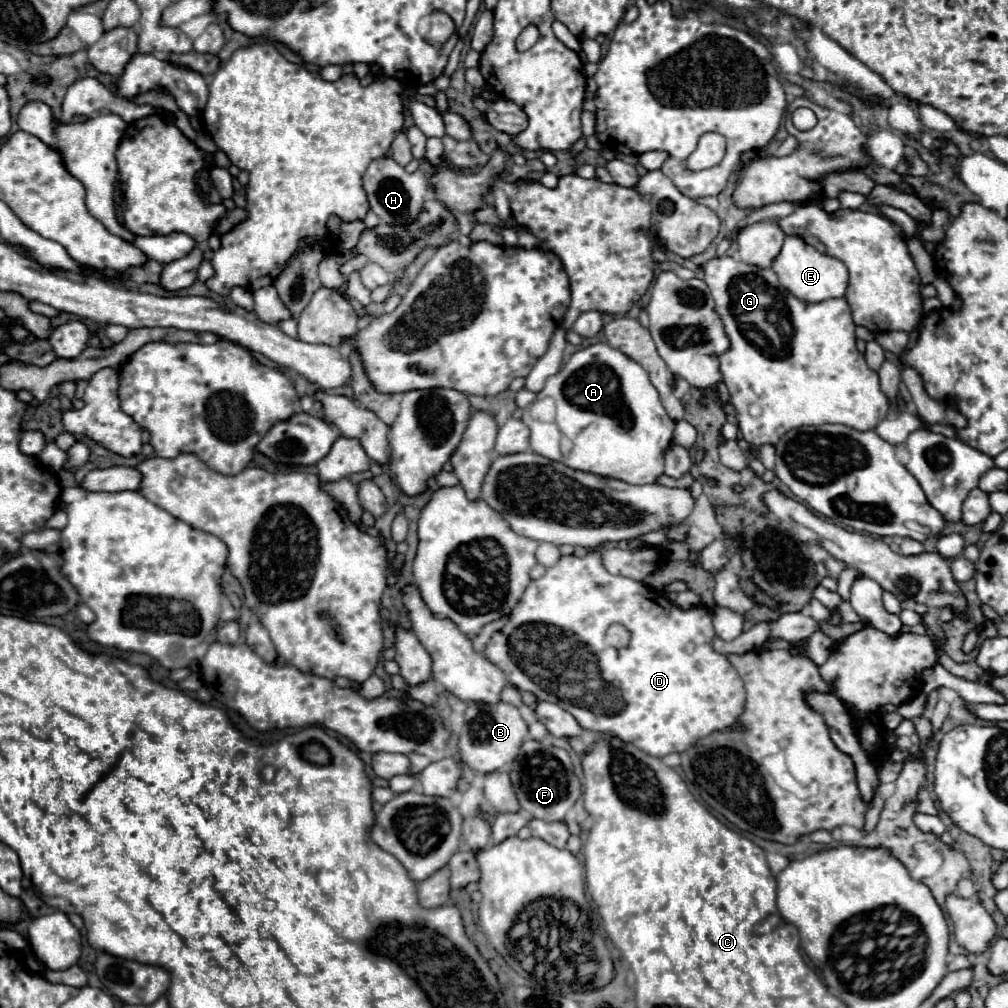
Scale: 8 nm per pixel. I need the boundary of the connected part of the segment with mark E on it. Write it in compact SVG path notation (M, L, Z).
M798 236L784 238L780 254L772 260L772 270L776 272L780 284L804 302L822 302L828 298L840 298L840 296L844 296L844 292L848 288L846 266L838 258L818 252L814 246L806 244Z

